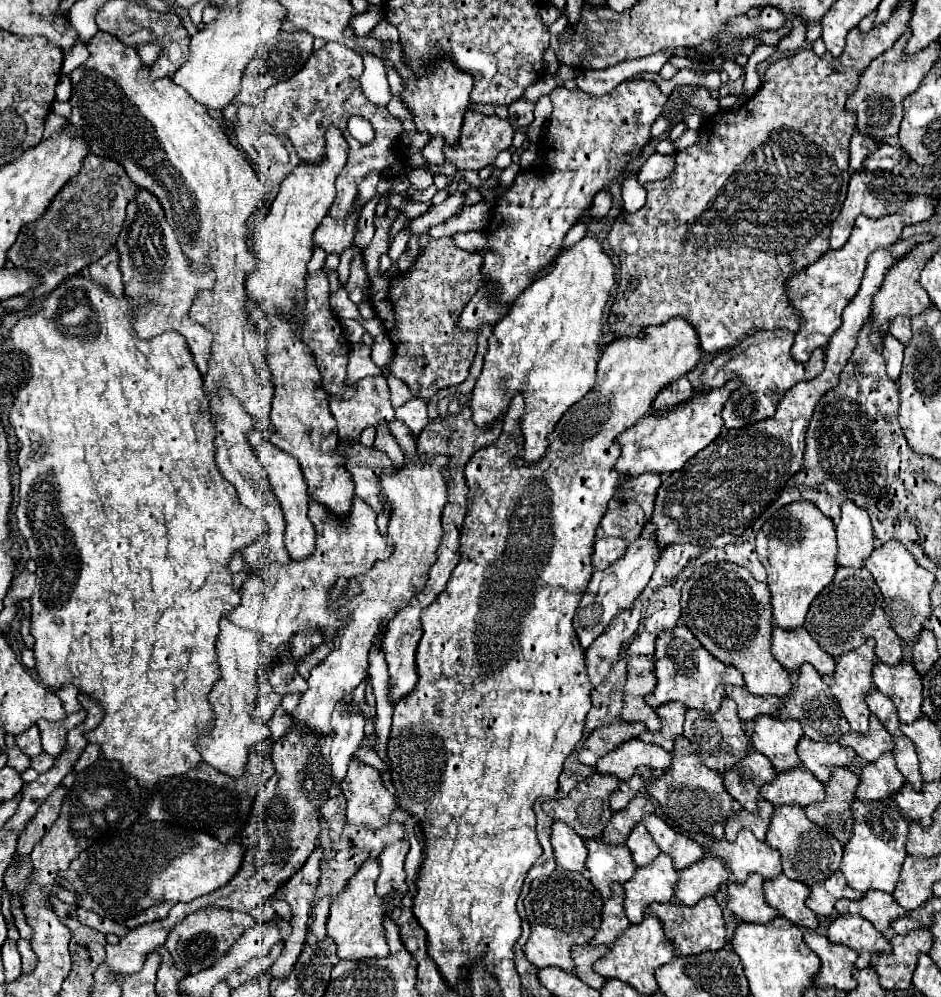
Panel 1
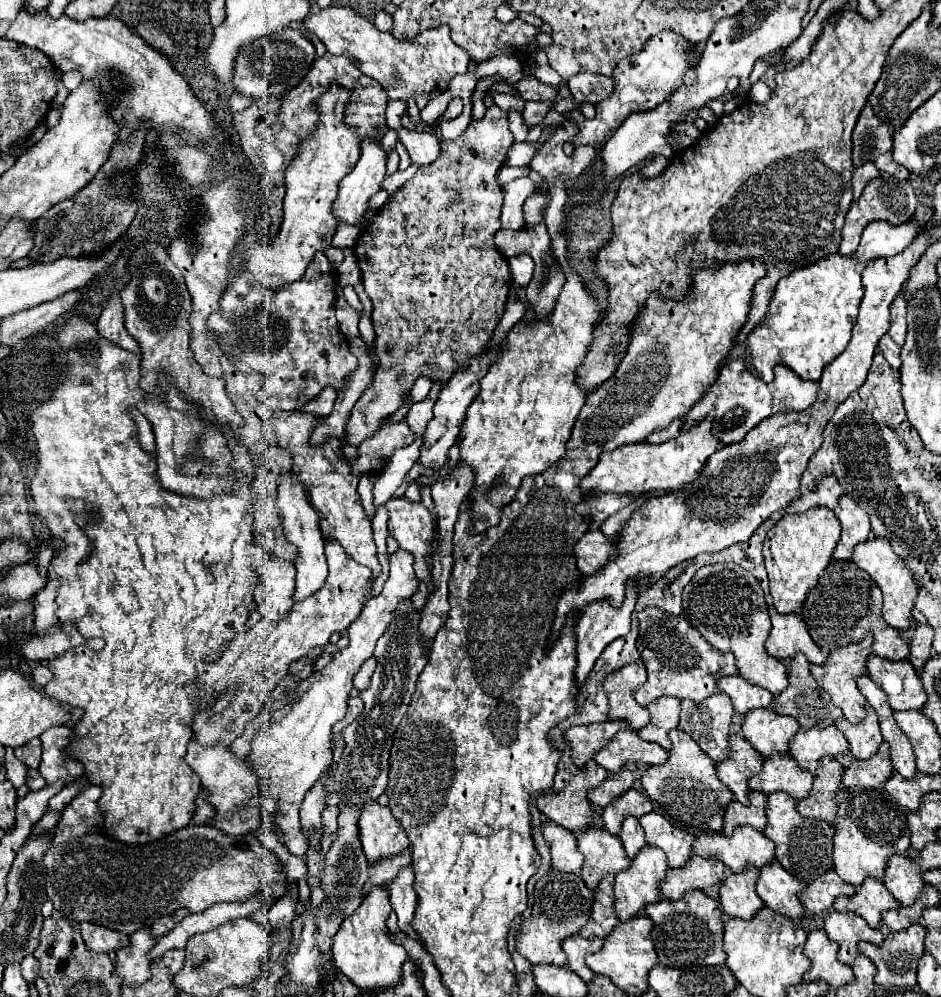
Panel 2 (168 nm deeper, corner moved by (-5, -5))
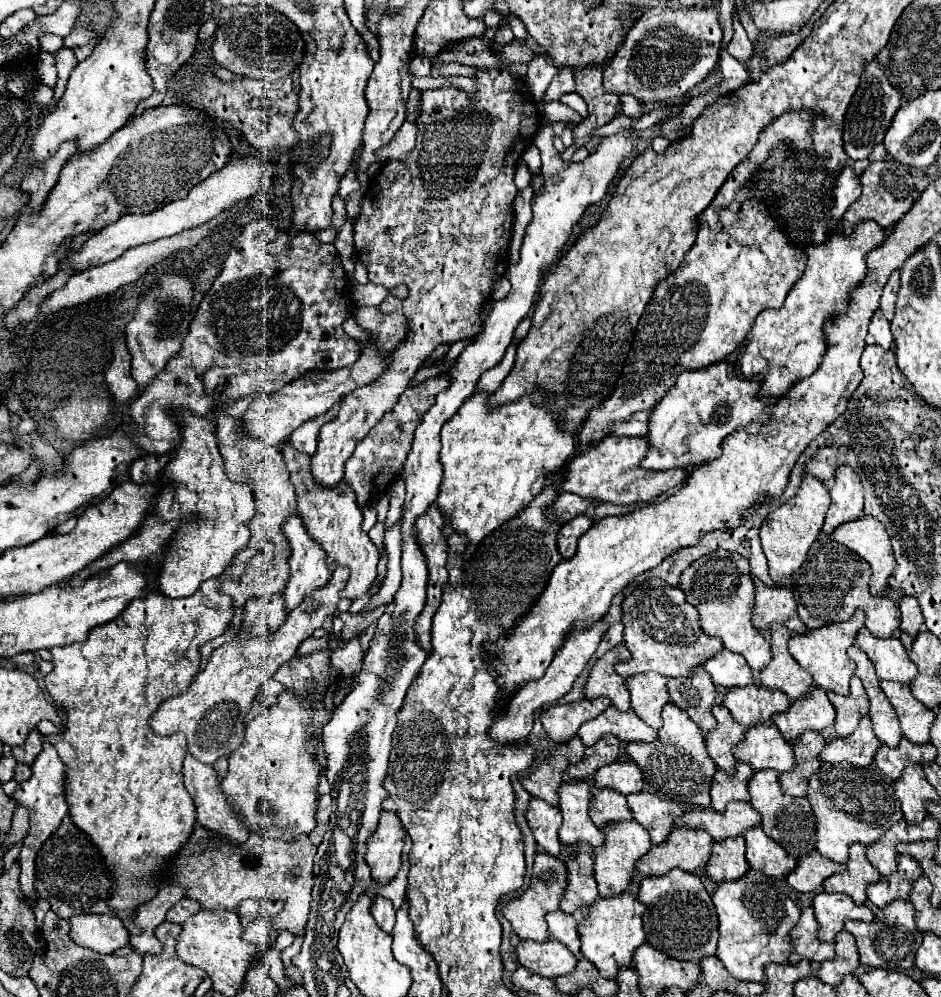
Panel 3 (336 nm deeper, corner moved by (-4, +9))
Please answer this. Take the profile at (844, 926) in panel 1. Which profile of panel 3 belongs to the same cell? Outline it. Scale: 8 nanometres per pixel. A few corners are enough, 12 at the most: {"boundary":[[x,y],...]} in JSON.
{"boundary":[[846,894],[814,896],[818,938],[834,942],[844,920],[872,922],[870,906]]}

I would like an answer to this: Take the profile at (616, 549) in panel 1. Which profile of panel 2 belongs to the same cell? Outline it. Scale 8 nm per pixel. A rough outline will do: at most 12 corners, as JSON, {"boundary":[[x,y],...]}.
{"boundary":[[599,528],[575,544],[581,574],[595,574],[615,554],[615,544]]}

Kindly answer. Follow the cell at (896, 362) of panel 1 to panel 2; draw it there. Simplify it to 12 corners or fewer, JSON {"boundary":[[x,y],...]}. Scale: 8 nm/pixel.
{"boundary":[[889,334],[879,340],[879,350],[893,370],[901,366],[901,346]]}

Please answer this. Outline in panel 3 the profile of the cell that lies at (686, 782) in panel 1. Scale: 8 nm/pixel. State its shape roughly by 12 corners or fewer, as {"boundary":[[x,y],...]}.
{"boundary":[[674,704],[654,744],[632,742],[644,790],[710,808],[716,764]]}

